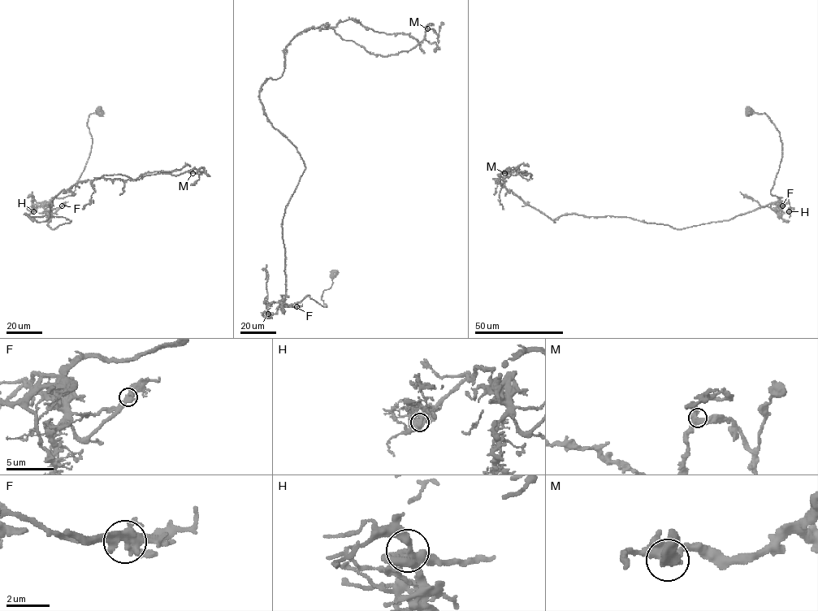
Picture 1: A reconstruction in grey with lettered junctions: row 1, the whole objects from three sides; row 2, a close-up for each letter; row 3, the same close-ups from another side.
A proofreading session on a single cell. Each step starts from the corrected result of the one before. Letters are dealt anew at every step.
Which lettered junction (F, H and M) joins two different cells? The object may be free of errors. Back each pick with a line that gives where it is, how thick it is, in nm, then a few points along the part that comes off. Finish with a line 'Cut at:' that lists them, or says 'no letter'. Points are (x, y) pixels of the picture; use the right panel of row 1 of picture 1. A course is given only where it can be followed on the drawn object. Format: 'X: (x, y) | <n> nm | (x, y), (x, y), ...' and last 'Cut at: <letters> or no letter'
F: (782, 205) | 440 nm | (782, 205), (781, 214), (772, 208)
Cut at: F

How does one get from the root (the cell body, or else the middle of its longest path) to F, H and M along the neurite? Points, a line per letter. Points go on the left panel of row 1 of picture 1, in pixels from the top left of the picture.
F: (100, 110), (88, 114), (91, 152), (75, 191), (49, 203), (53, 209), (62, 205)
H: (100, 110), (88, 114), (87, 125), (92, 139), (91, 152), (75, 191), (65, 197), (45, 201), (33, 211)
M: (100, 110), (75, 191), (49, 201), (51, 228), (71, 222), (32, 219), (102, 175), (192, 173)

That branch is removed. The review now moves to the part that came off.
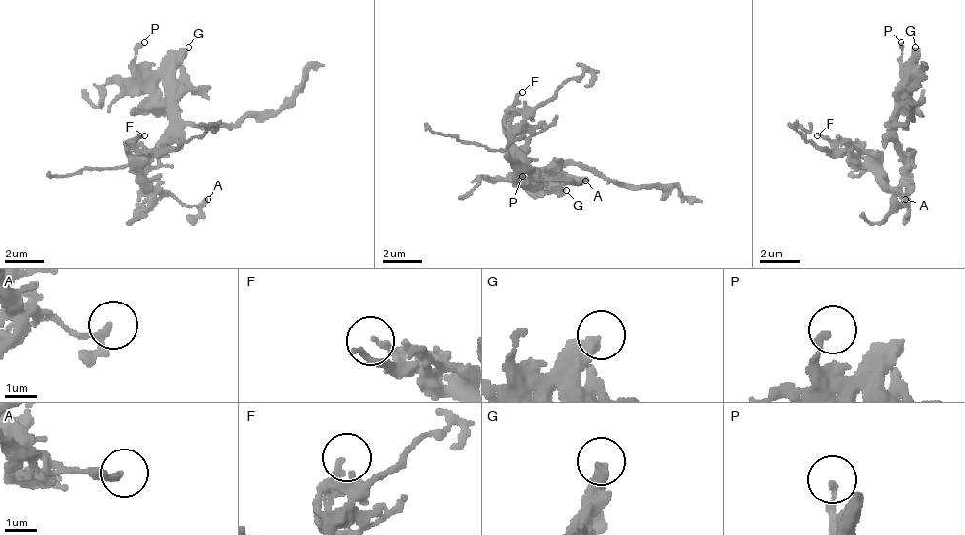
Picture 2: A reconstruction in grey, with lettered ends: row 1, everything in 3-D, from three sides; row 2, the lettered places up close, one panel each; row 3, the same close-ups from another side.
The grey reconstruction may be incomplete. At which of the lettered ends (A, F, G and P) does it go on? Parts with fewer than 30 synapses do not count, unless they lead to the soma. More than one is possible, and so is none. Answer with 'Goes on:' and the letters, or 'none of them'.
Goes on: G

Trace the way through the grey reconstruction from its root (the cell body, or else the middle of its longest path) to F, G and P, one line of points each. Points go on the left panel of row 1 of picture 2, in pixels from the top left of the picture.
F: (159, 150), (144, 170), (144, 180), (138, 184), (134, 164), (144, 155), (138, 145), (144, 135)
G: (159, 150), (159, 140), (168, 126), (168, 76), (173, 71), (173, 61), (188, 47)
P: (159, 150), (159, 140), (168, 126), (168, 91), (134, 57), (134, 52), (144, 42)

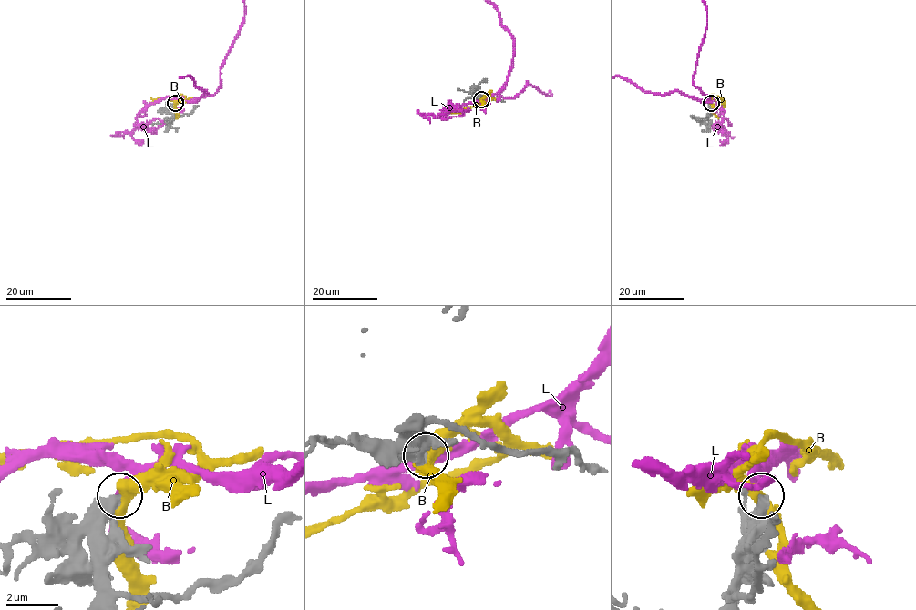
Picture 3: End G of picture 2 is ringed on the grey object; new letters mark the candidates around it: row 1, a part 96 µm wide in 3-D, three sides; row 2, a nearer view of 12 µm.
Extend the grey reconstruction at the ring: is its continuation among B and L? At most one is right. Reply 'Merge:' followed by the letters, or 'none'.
Merge: none

